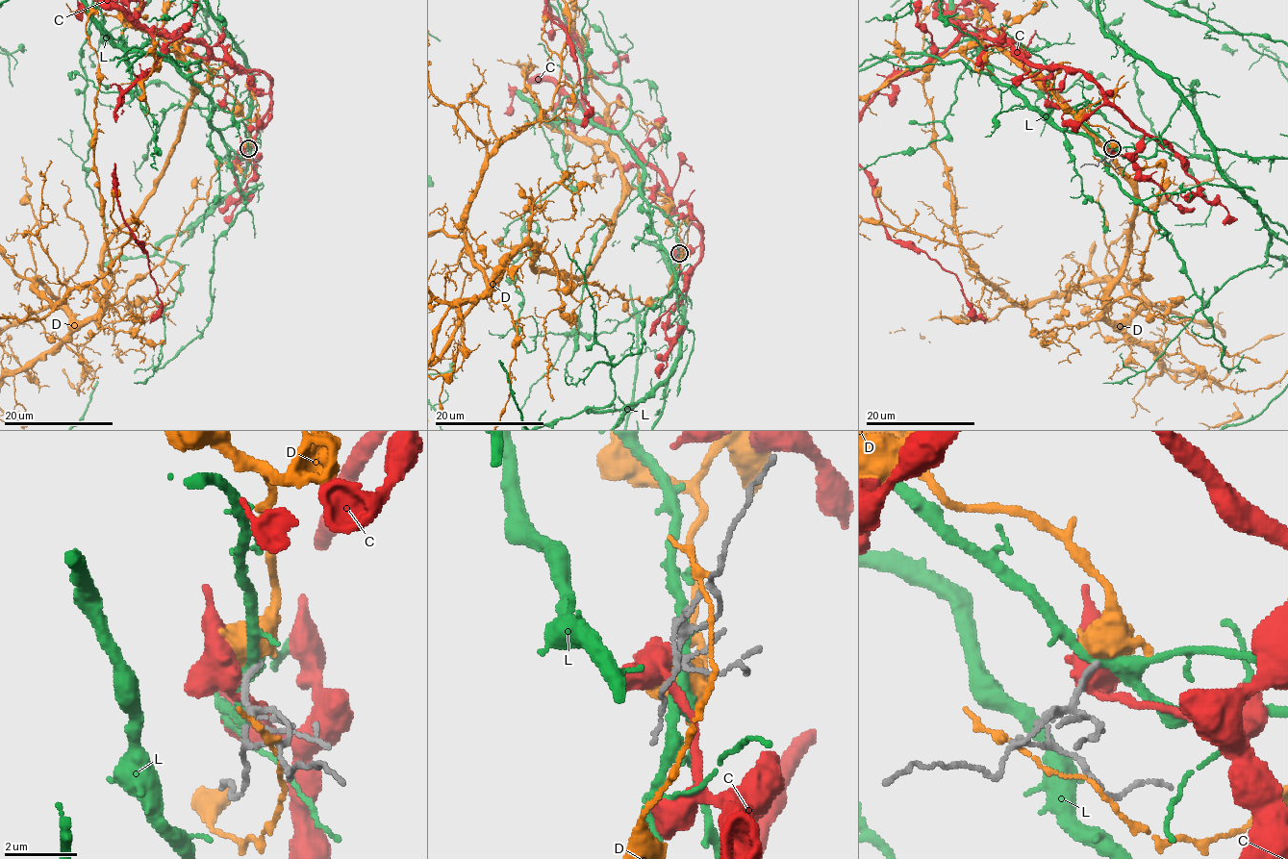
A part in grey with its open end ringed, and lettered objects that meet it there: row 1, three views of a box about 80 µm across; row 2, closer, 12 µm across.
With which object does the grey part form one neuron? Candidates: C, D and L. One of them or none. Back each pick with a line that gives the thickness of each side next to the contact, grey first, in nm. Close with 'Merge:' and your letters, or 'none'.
Merge: none

